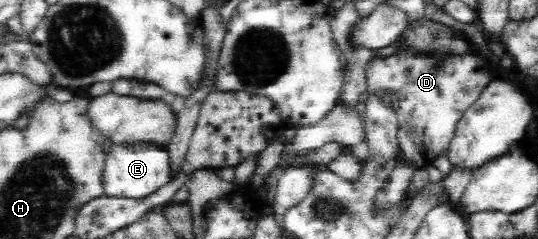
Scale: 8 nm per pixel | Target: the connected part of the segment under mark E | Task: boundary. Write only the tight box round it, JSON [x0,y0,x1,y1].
[102,142,172,199]

